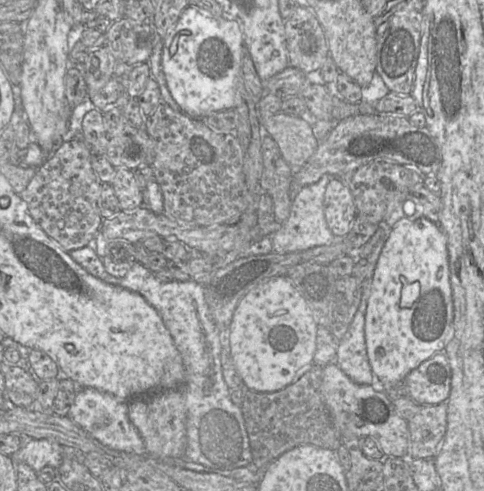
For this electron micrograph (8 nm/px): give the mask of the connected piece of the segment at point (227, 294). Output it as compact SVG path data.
M271 252L269 254L241 257L221 269L216 269L211 280L203 286L205 287L205 299L209 313L217 328L219 330L229 328L239 301L249 291L270 278L286 276L288 270L299 263L301 263L301 252Z

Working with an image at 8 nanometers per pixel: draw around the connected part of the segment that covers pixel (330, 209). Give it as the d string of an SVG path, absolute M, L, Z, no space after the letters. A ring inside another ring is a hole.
M334 176L327 184L324 195L324 216L329 229L337 237L346 237L356 215L349 187L339 176Z

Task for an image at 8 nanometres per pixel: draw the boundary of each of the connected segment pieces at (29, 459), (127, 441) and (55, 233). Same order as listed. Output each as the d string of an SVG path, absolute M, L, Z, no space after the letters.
M46 439L25 440L23 446L10 456L13 462L25 463L36 473L46 466L57 470L62 463L63 457L63 446Z
M78 388L69 418L102 445L116 451L146 455L144 441L128 417L128 401L95 388Z
M81 137L63 142L59 148L37 168L27 188L19 194L28 206L35 222L67 252L89 245L100 232L103 218L98 208L101 182L92 168L93 152Z

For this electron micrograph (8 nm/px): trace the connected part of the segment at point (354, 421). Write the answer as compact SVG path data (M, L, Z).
M336 363L322 369L321 394L329 413L341 434L371 437L386 457L409 458L409 429L405 419L395 410L385 391L376 391L371 385L353 382Z

